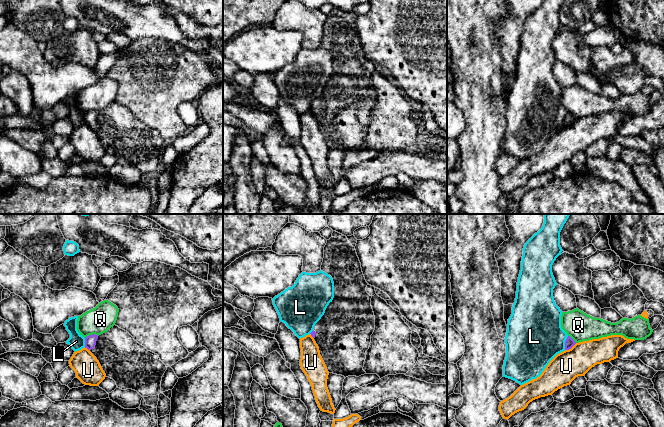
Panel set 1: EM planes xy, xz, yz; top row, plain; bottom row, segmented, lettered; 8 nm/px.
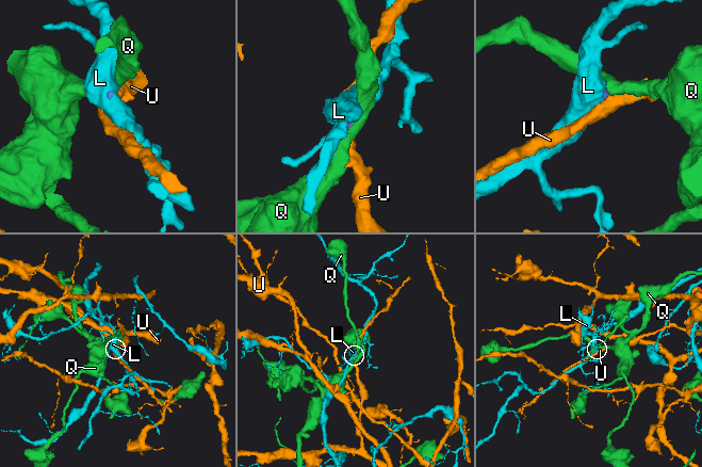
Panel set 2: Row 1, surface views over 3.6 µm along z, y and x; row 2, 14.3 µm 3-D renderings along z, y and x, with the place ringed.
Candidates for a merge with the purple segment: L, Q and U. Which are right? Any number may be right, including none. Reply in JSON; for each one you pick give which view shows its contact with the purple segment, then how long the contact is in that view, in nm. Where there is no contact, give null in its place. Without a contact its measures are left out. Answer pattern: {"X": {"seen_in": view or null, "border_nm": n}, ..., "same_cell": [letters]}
{"same_cell": []}

